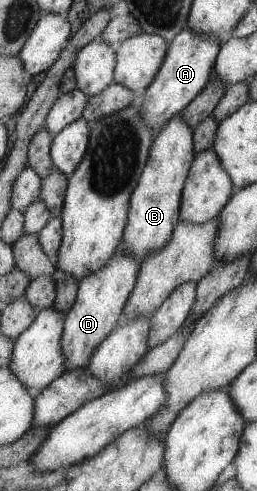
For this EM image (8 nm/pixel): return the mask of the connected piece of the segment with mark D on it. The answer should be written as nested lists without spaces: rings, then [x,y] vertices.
[[[123,247],[109,262],[108,267],[79,282],[78,296],[73,309],[66,315],[62,350],[66,357],[66,371],[87,369],[93,354],[119,325],[121,314],[140,274],[139,260]]]

